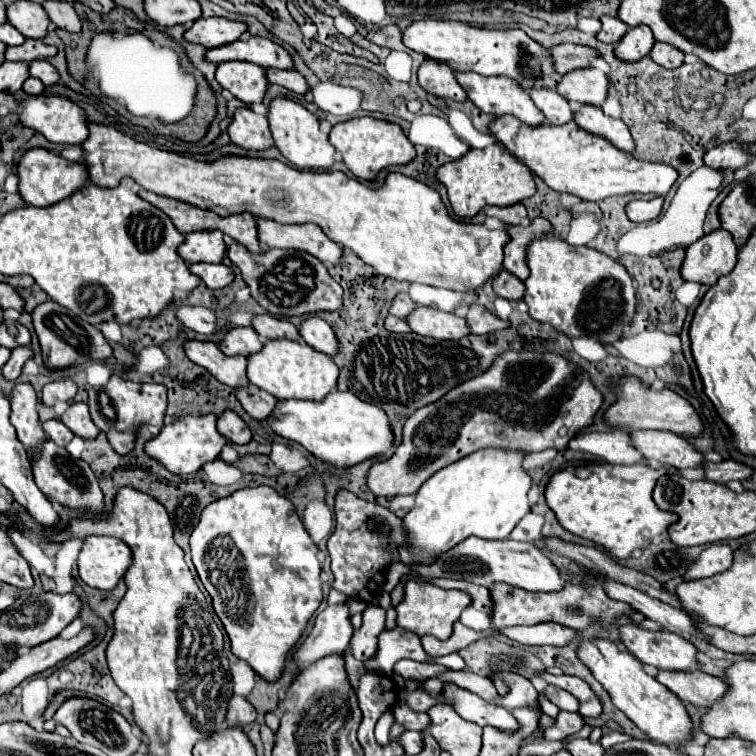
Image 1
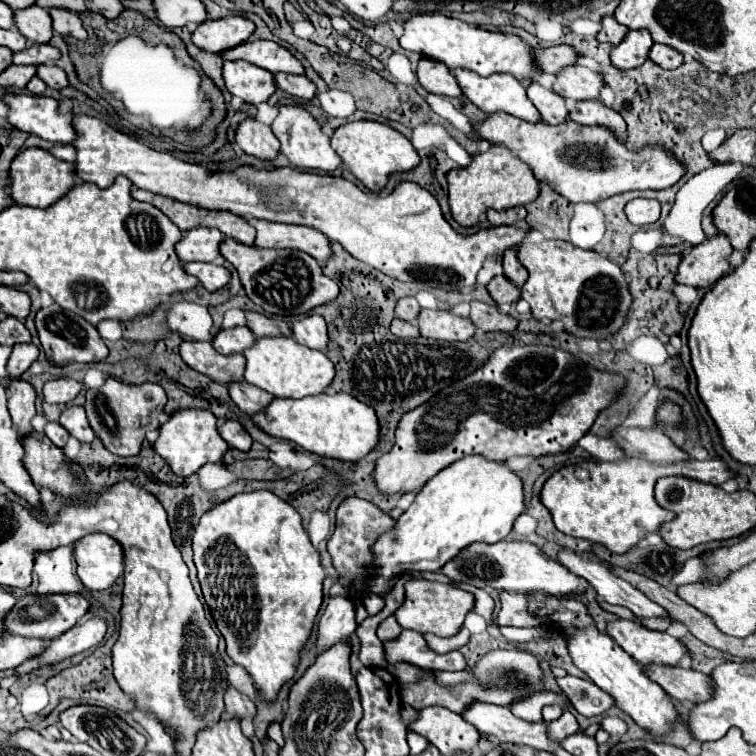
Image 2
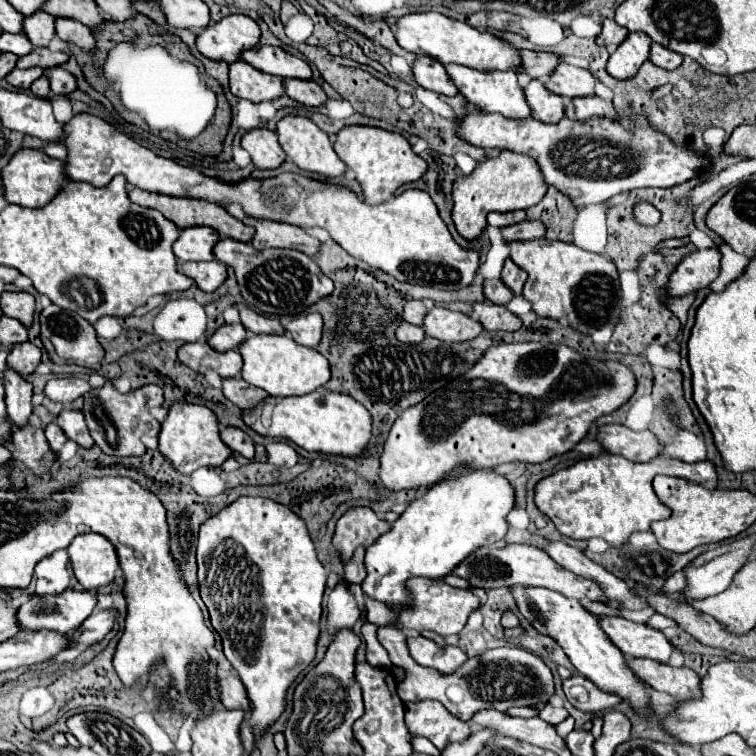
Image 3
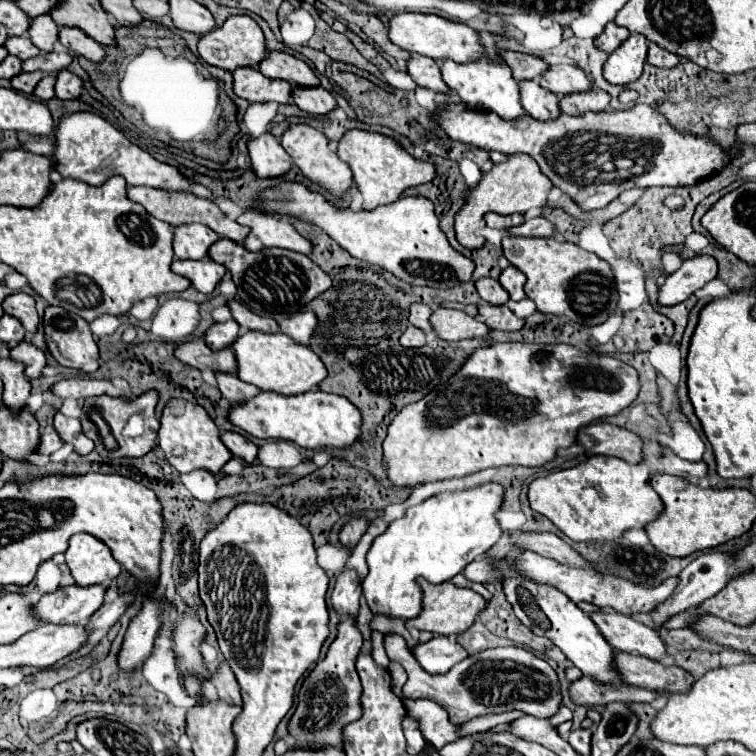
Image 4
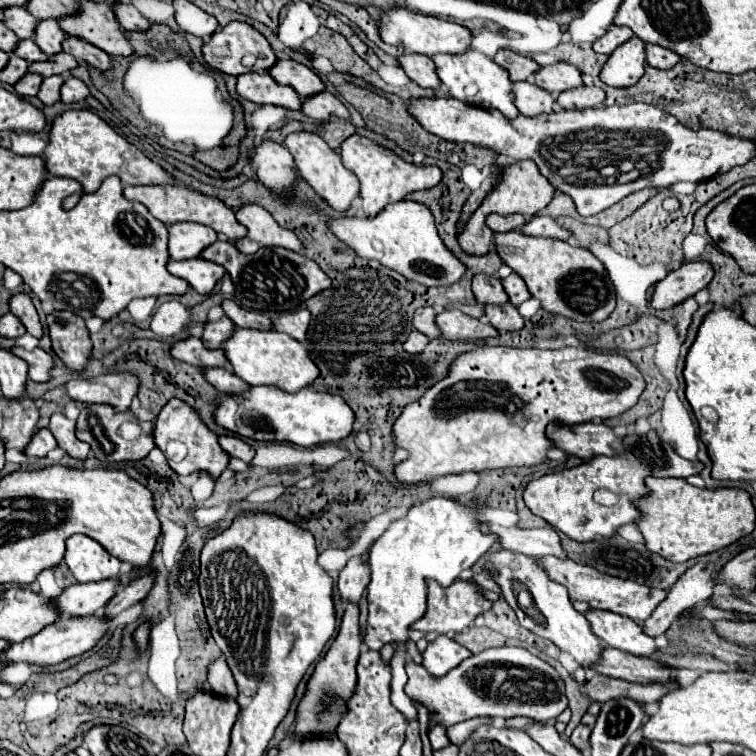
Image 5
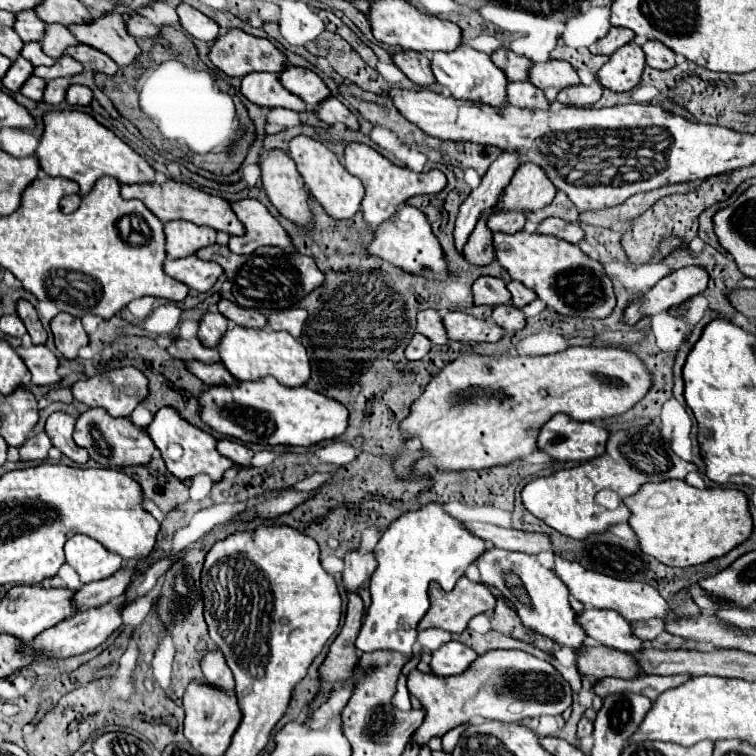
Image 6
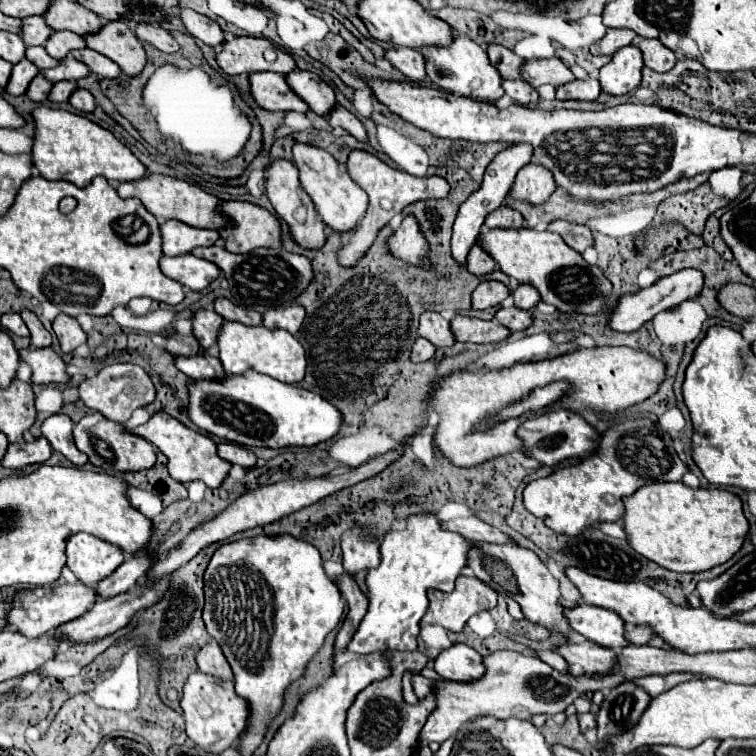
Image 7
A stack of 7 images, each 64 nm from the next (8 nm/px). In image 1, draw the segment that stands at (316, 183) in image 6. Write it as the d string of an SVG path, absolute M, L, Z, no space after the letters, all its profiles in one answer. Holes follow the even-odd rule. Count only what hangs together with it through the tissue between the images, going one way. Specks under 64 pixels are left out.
M274 98L270 104L268 122L270 122L270 132L274 136L276 148L292 166L300 170L318 170L318 168L328 170L336 162L334 158L336 150L328 142L328 136L320 130L318 118L312 112L308 112L302 104L288 98Z

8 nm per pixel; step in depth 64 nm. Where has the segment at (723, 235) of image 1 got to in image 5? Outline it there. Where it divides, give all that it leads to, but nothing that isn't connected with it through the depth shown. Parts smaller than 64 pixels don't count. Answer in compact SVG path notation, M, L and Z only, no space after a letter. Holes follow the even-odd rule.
M686 262L654 286L650 306L656 310L674 308L676 304L694 296L698 290L704 290L710 280L712 268L708 268L708 264Z

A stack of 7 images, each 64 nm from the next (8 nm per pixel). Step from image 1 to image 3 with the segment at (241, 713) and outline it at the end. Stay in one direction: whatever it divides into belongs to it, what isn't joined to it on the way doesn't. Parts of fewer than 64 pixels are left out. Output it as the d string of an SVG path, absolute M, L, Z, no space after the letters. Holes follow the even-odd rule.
M236 676L220 678L218 684L220 684L220 700L222 700L224 708L232 708L232 710L240 708L240 710L248 712L248 696Z

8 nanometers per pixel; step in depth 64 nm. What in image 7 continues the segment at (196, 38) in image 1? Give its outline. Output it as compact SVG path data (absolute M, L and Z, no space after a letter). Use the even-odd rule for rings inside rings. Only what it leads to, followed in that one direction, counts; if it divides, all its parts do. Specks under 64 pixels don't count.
M238 36L232 42L224 42L224 50L216 56L218 66L234 76L242 72L278 72L290 74L296 70L296 62L290 54L276 48L266 38L252 38L252 36Z

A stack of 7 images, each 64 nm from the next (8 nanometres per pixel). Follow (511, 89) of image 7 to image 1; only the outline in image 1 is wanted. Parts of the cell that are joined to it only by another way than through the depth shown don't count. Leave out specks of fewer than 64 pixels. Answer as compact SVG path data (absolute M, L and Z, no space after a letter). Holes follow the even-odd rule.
M532 88L532 92L528 92L528 94L550 124L566 124L572 120L572 110L570 110L568 102L556 90Z

